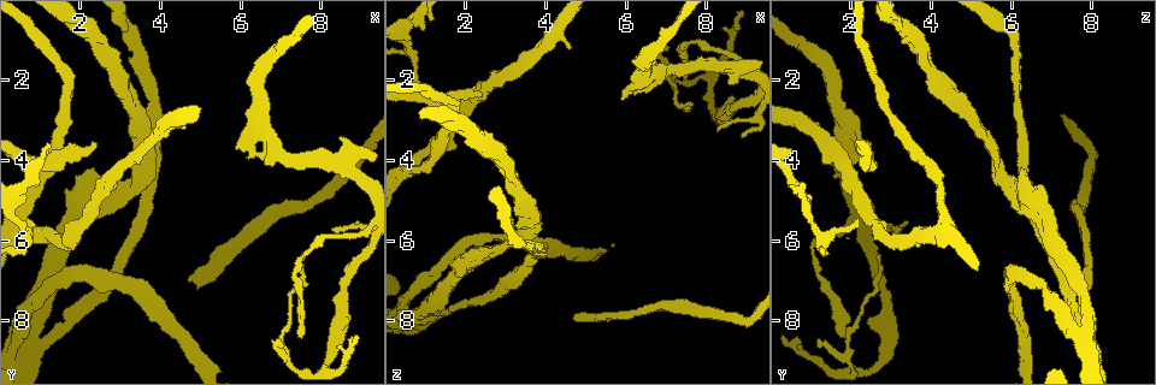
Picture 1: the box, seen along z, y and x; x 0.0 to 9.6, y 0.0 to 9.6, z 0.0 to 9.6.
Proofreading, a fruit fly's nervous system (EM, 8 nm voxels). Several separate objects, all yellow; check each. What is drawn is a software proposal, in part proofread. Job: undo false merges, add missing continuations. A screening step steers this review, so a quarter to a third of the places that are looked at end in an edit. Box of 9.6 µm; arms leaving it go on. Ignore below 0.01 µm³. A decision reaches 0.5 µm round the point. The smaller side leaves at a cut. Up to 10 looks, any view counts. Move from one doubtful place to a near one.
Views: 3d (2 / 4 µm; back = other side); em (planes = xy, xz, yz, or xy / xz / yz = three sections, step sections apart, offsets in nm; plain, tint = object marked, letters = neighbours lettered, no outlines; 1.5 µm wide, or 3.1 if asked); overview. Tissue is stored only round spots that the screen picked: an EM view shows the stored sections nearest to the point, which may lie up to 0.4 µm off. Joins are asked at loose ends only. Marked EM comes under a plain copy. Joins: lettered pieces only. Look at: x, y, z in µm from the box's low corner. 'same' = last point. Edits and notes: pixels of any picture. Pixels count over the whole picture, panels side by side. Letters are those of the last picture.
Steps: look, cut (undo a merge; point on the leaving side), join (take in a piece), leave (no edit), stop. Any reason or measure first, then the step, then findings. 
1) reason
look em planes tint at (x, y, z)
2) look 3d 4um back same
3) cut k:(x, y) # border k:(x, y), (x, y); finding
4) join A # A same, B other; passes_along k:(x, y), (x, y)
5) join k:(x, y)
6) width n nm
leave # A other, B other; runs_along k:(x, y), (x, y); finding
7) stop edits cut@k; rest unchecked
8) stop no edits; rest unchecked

free end
look 3d 4um at (2.00, 5.75, 6.70)

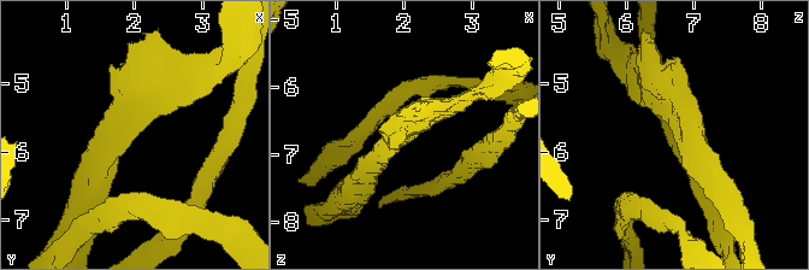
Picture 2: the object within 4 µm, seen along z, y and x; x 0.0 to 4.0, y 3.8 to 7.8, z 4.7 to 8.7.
shape alone is not enough
look em planes letters at (2.00, 5.80, 6.70)

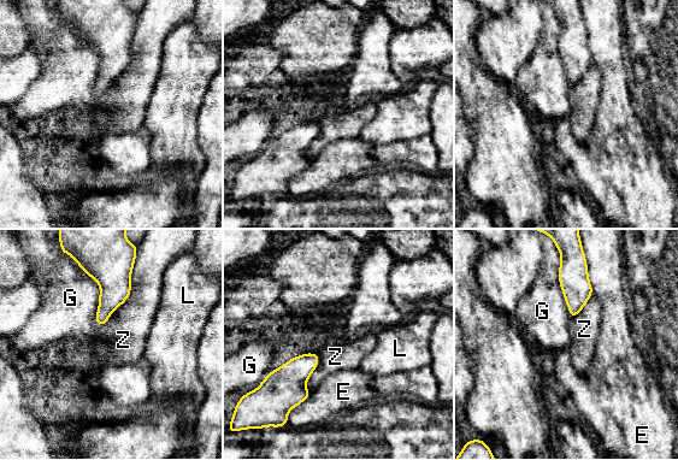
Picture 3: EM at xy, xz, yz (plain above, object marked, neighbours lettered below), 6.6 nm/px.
leave # E other, G other, L other, Z other; border 3:(62, 252), (98, 284), (101, 326); none of them fits

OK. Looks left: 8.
end of a long branch
look 3d 2um at (4.85, 7.25, 7.90)

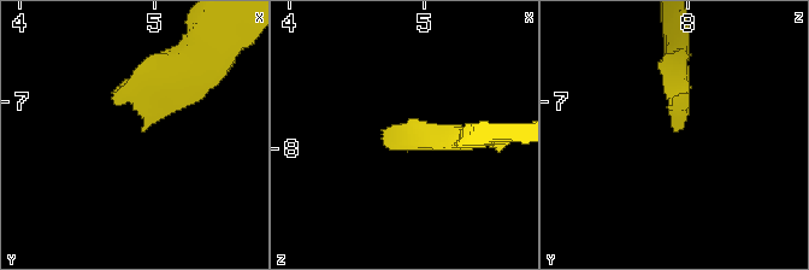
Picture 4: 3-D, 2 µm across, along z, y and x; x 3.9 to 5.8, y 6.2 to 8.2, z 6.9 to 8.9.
need the tissue
look em xz step 4 tint at (4.90, 7.22, 7.88)

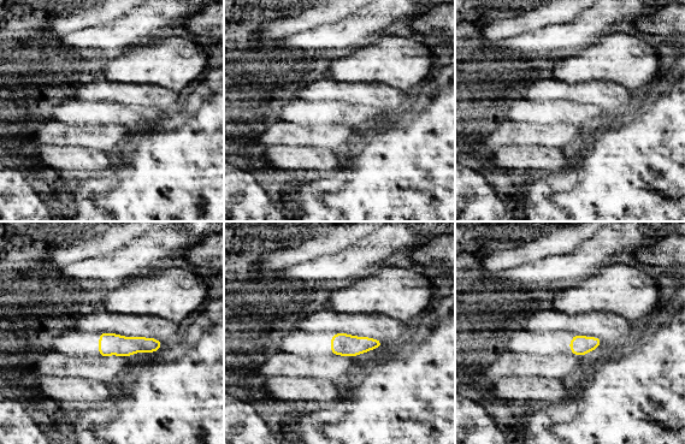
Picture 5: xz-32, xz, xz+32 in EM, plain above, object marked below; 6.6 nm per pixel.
another direction
look em planes letters same

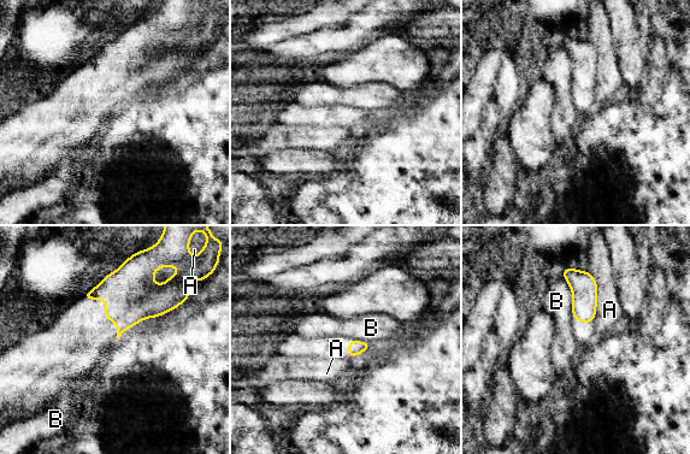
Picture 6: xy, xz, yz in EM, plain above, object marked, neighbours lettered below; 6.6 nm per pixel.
leave # A other, B other; border 6:(562, 276), (572, 299); no lettered piece goes on from it

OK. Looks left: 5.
branch stops here
look em planes letters at (6.65, 3.95, 2.30)

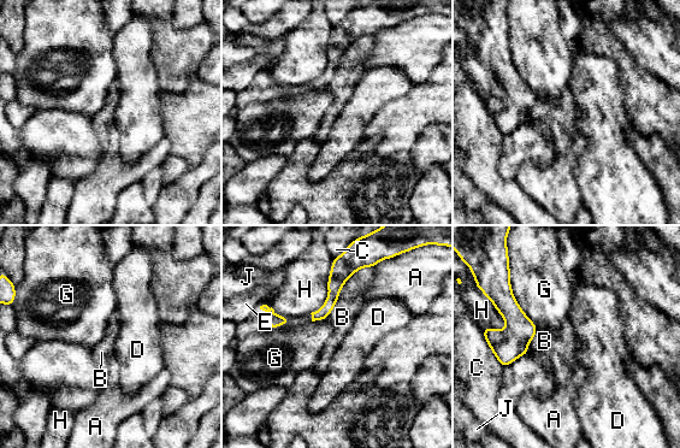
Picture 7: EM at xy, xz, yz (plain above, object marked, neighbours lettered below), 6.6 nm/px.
longest_contact G 460 nm
leave # A other, B other, C other, D other, E other, G other, H other, J other; none of them fits

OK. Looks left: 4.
an open end
look em xz step 4 tint at (8.45, 3.45, 1.85)

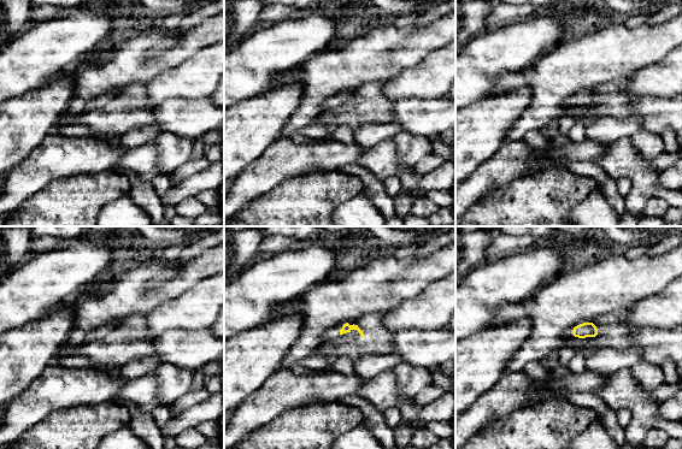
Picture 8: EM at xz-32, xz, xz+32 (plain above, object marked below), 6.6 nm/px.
another direction
look em planes tint same

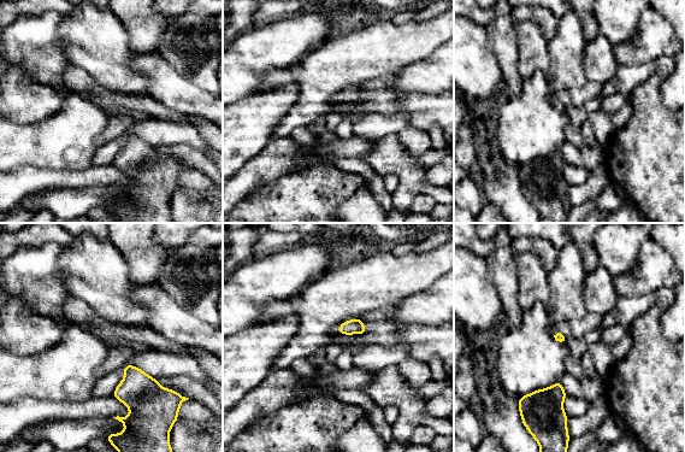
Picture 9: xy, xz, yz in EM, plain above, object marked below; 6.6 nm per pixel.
look em planes letters same

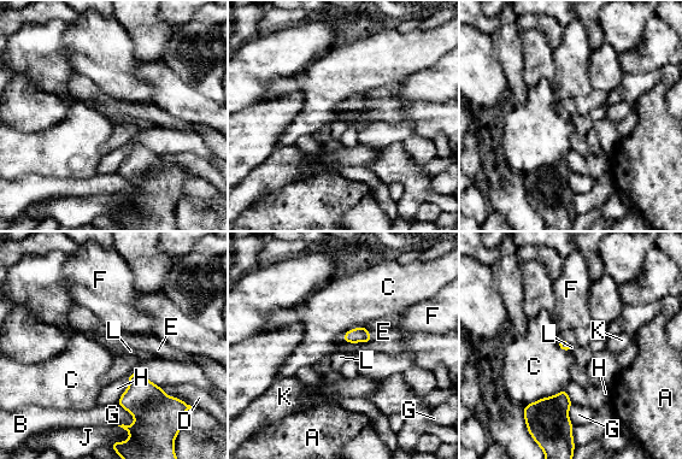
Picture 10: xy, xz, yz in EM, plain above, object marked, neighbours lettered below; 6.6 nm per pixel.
longest_contact C 300 nm
leave # A other, B other, C other, D other, E other, F other, G other, H other, J other, K other, L other; border 10:(342, 341), (371, 342); none of them fits

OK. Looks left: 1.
stop no edits; rest unchecked

